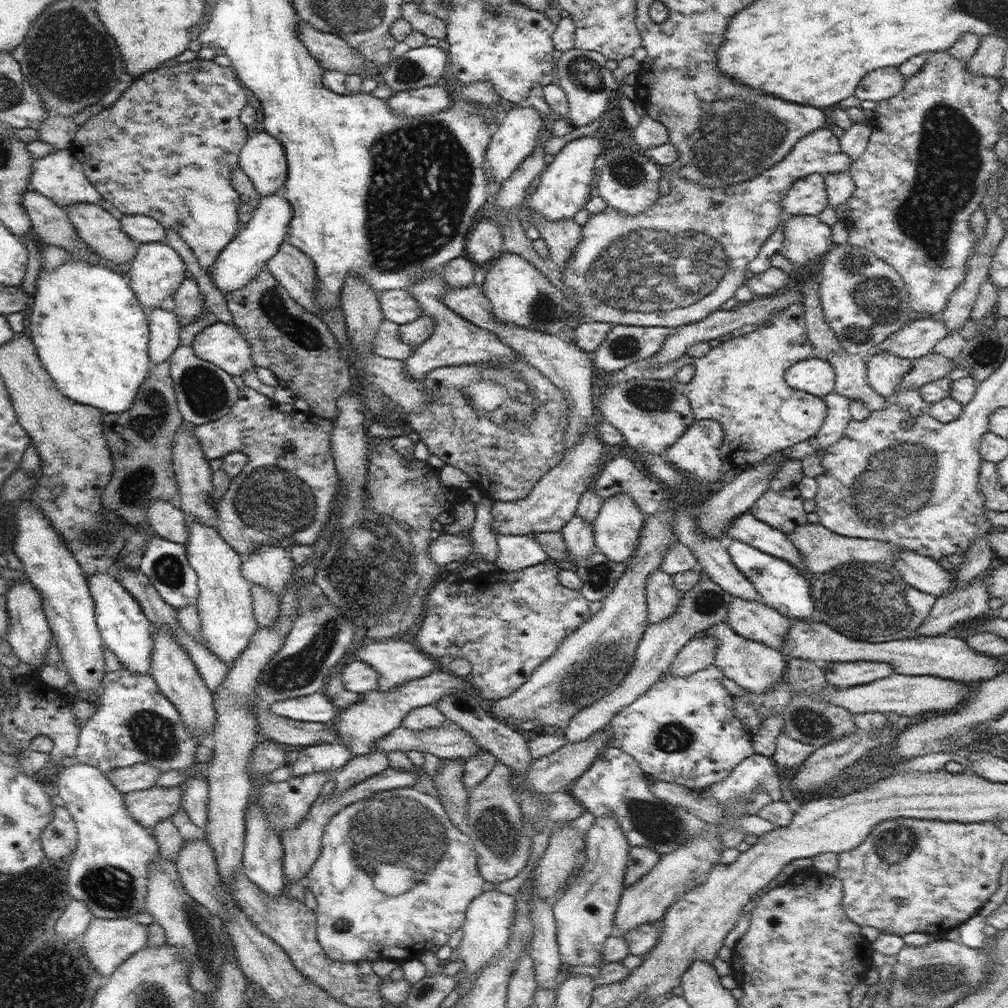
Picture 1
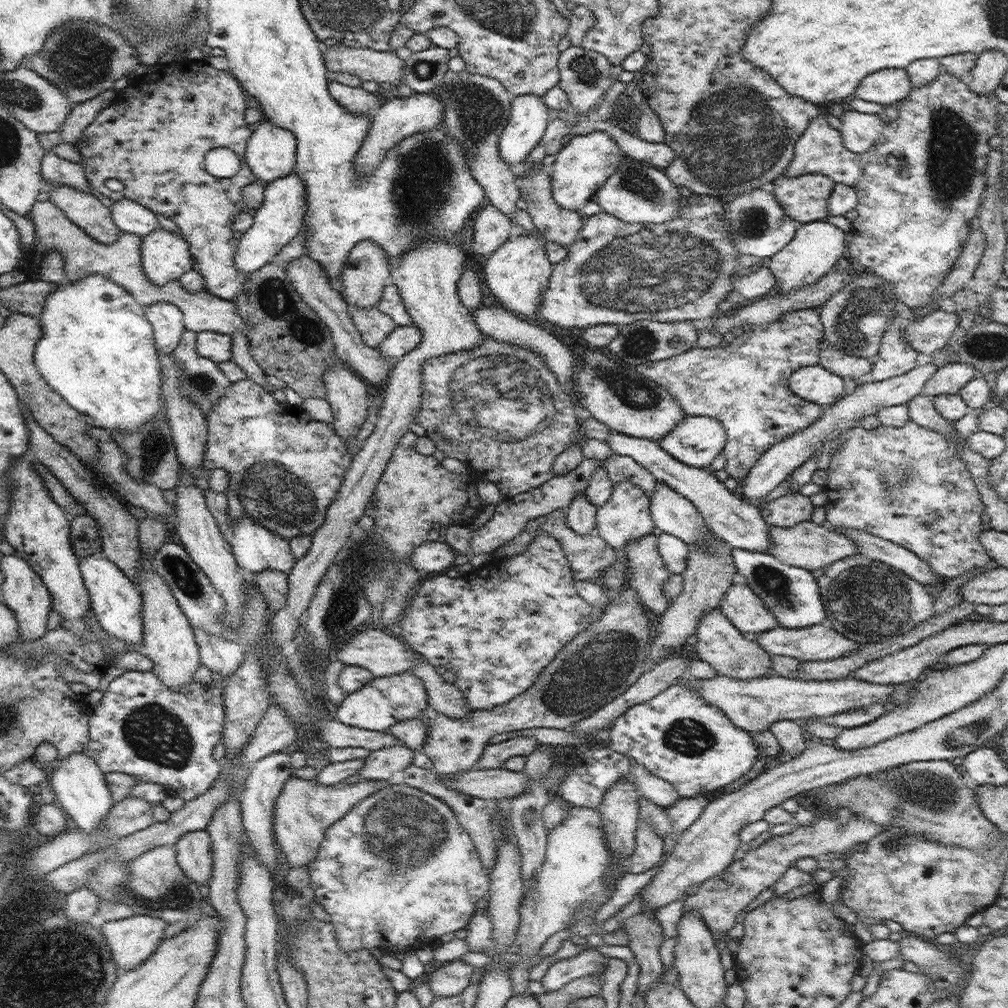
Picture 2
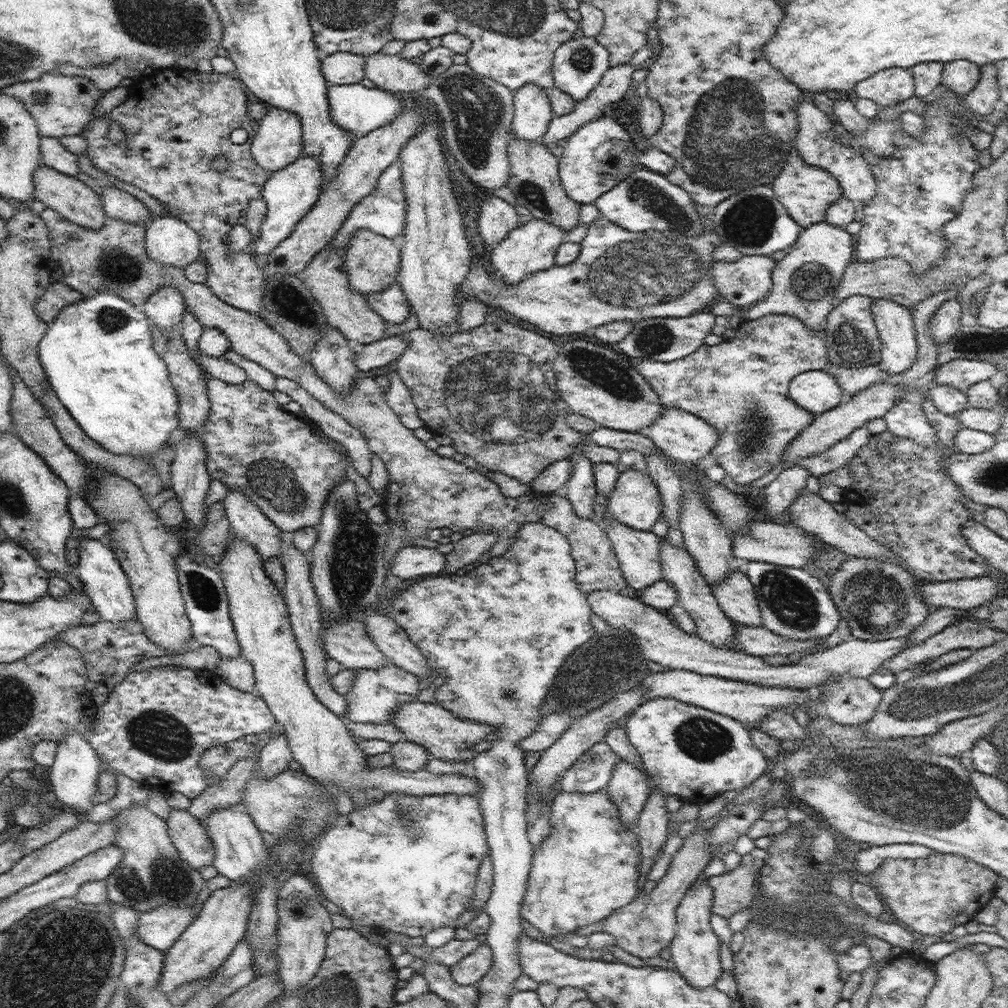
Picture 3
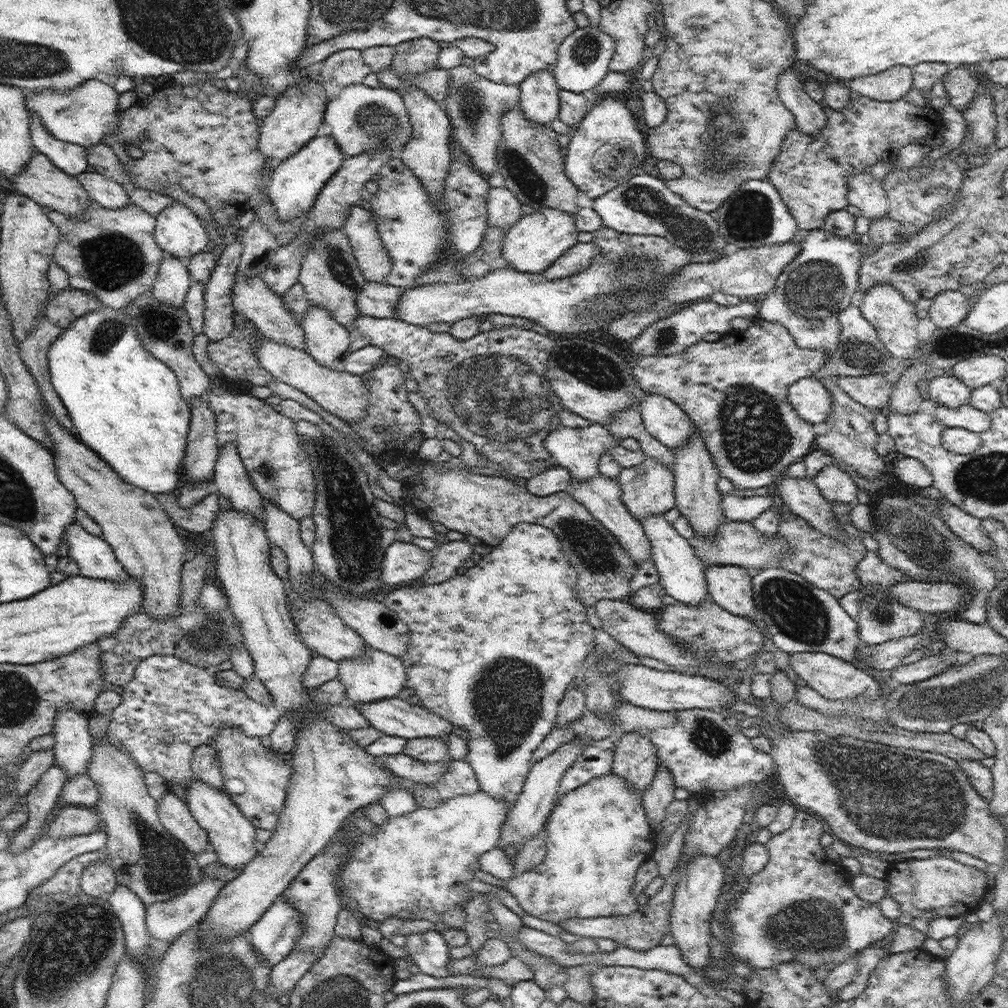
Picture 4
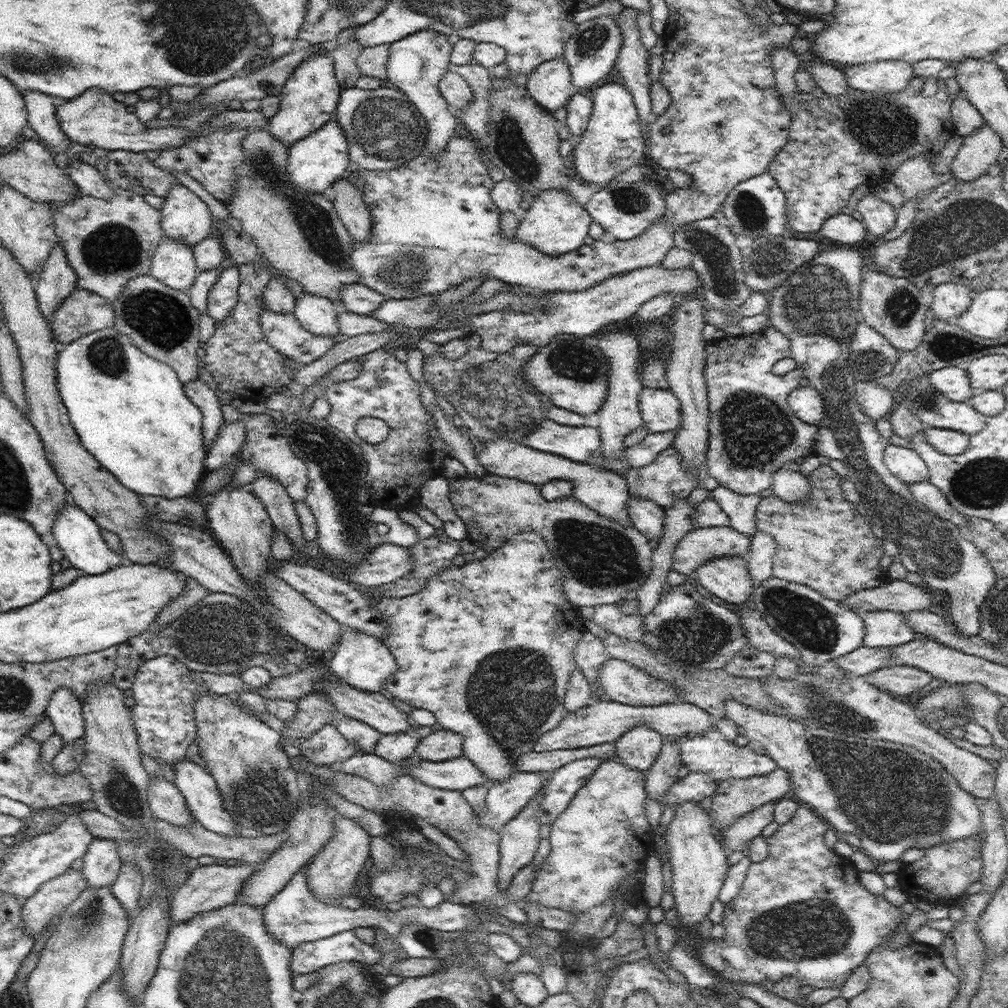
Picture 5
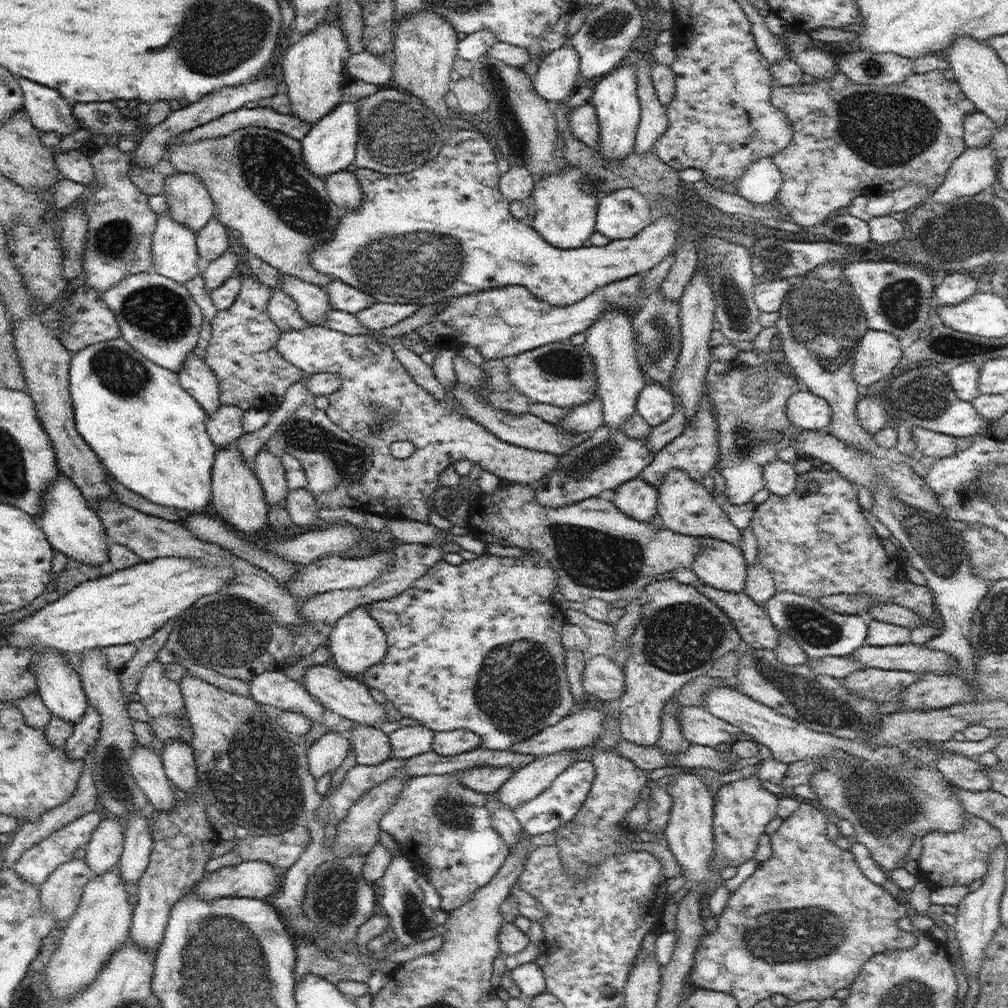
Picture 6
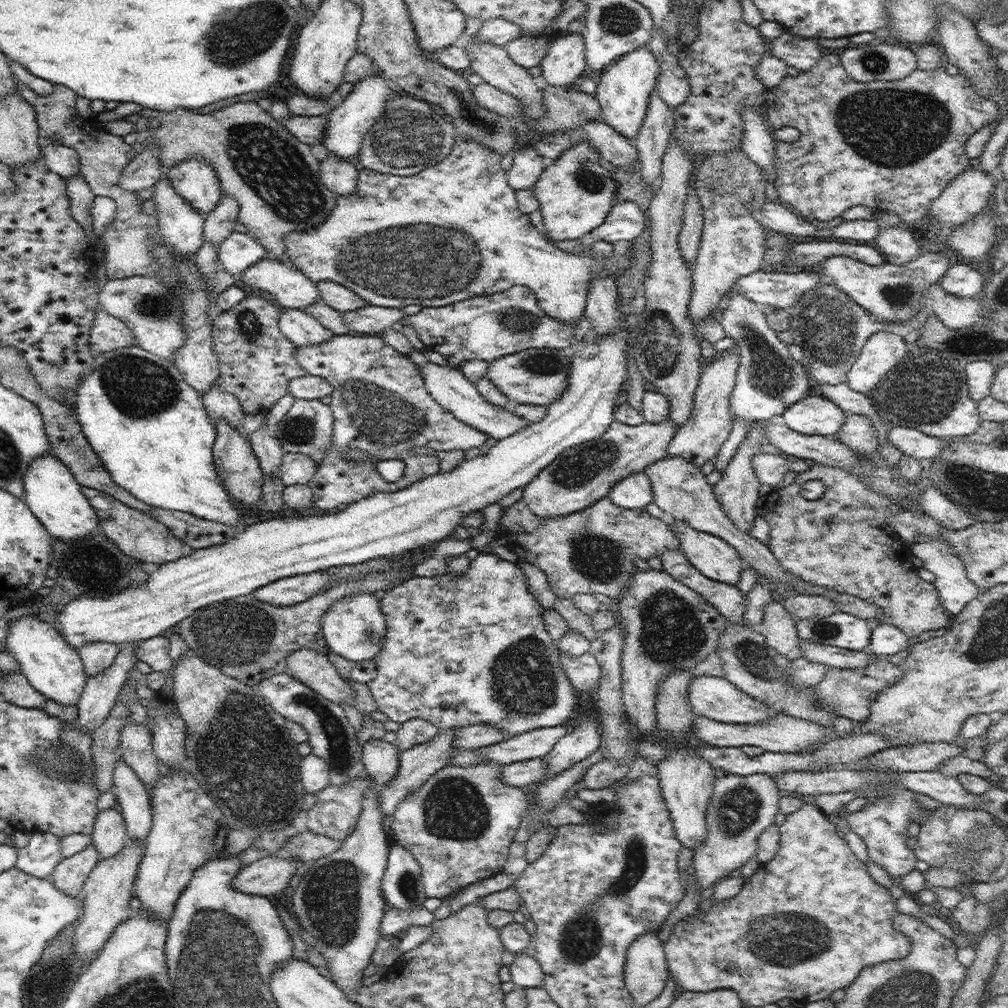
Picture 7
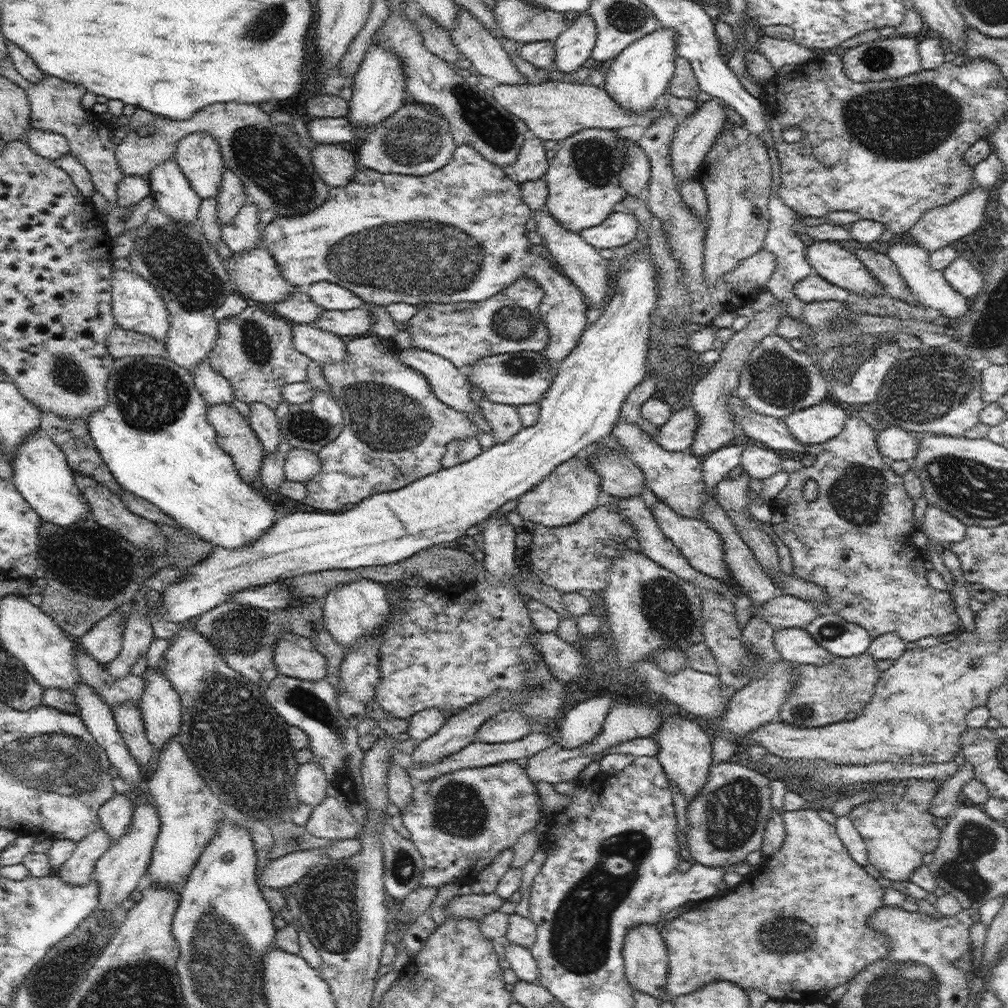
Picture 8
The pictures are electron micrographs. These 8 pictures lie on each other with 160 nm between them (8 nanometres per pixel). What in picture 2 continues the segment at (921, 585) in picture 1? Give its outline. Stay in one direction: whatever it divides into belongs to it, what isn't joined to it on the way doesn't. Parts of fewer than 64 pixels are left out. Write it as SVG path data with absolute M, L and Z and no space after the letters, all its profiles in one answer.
M839 528L839 531L857 544L862 555L889 564L891 567L902 571L906 576L917 580L920 584L942 582L941 577L934 574L927 562L924 562L911 550L894 544L891 540L855 528Z

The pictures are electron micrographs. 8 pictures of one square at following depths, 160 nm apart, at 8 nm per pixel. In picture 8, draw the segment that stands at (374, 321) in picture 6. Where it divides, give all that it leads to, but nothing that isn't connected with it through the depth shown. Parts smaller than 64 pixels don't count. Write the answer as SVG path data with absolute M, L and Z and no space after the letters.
M365 303L360 308L352 311L326 311L322 312L322 318L315 322L316 327L332 332L345 339L356 337L372 330L374 317L370 313L370 305Z

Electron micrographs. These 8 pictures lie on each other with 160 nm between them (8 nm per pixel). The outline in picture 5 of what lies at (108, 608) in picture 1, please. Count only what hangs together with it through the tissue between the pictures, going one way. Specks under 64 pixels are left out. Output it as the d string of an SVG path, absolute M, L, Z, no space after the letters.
M66 503L58 513L51 532L58 542L64 556L71 562L74 568L80 568L84 574L97 575L108 572L114 567L125 563L124 557L112 551L104 538L100 535L101 528L95 520L82 510L78 505L72 506Z

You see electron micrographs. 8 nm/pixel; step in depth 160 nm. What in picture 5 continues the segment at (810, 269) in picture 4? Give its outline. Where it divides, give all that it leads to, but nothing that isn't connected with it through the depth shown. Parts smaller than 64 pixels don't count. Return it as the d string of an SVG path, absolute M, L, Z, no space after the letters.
M848 248L836 250L822 250L814 257L797 268L784 282L769 293L769 305L766 316L770 325L790 339L790 354L801 366L803 378L807 378L824 399L825 415L817 429L815 439L816 453L826 456L830 460L839 460L848 469L848 477L855 484L860 495L860 502L868 508L874 526L878 533L885 536L898 546L897 559L906 570L916 572L923 577L923 585L931 590L941 590L948 596L949 618L953 625L966 636L976 636L980 632L980 609L992 587L996 584L997 576L990 566L990 561L973 543L965 540L958 532L959 528L949 520L939 517L927 506L918 502L911 493L909 486L888 471L883 461L884 449L889 445L877 429L874 421L870 420L858 406L855 393L855 379L847 370L852 336L858 323L863 321L859 305L859 290L862 282L863 259L858 252Z

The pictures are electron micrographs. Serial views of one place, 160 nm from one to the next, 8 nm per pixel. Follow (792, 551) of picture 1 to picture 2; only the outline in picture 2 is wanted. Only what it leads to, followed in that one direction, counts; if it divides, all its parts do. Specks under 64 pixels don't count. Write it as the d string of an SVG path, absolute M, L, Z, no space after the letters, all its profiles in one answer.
M612 431L606 441L615 454L630 456L640 466L647 468L657 481L668 484L685 496L697 508L713 534L725 540L730 548L758 552L769 549L769 524L762 518L758 506L741 498L737 491L729 490L709 469L690 467L678 462L660 446L659 441L636 438L618 431Z

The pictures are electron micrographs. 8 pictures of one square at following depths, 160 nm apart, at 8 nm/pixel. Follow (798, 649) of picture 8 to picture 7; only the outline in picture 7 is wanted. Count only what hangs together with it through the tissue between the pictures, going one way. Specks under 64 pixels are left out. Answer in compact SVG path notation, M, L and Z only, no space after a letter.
M801 641L801 654L810 662L820 663L831 668L866 668L876 660L870 648L850 650L832 645L823 645L812 641Z

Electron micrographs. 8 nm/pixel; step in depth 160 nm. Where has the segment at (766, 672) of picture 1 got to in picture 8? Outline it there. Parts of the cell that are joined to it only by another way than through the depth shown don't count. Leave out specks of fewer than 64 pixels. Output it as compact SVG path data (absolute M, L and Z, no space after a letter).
M600 449L592 460L601 478L601 490L611 497L623 499L640 495L647 487L644 473L628 454Z

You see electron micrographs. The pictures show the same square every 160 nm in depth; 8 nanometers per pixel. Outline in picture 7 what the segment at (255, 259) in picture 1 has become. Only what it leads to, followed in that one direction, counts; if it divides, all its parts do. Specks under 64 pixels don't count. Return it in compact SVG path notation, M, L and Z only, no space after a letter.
M381 73L361 78L355 83L353 90L345 97L343 102L339 106L334 107L327 115L329 121L322 145L326 146L328 153L339 156L344 160L348 160L350 156L356 156L359 153L365 134L382 116L389 98L393 94Z

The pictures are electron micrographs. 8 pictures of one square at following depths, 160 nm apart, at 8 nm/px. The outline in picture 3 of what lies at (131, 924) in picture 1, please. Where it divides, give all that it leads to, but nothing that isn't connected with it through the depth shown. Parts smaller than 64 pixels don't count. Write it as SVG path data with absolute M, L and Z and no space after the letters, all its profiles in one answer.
M162 905L143 914L139 913L136 936L146 945L165 953L194 919L193 905Z

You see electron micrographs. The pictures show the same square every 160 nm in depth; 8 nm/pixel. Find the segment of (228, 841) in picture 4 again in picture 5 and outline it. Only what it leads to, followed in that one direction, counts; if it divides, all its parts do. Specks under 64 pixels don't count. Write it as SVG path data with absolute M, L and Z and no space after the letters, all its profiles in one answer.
M184 757L173 766L173 771L174 783L179 788L189 812L196 821L203 824L208 830L222 836L240 835L236 831L238 824L226 813L216 781L208 770Z

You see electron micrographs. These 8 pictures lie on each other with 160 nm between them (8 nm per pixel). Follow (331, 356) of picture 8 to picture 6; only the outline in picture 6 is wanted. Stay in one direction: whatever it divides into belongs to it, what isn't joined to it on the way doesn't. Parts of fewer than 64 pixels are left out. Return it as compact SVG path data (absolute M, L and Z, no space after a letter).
M279 288L272 289L268 301L268 313L280 331L294 331L311 326L306 320L302 320L302 316L298 313L296 304L290 295L282 292Z

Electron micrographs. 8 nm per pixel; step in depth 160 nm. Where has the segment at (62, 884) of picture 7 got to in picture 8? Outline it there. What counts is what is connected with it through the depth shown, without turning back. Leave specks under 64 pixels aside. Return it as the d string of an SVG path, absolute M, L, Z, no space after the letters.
M102 828L87 834L80 842L77 842L70 858L67 858L66 862L54 871L54 874L70 884L88 884L96 862L112 843L108 832Z

